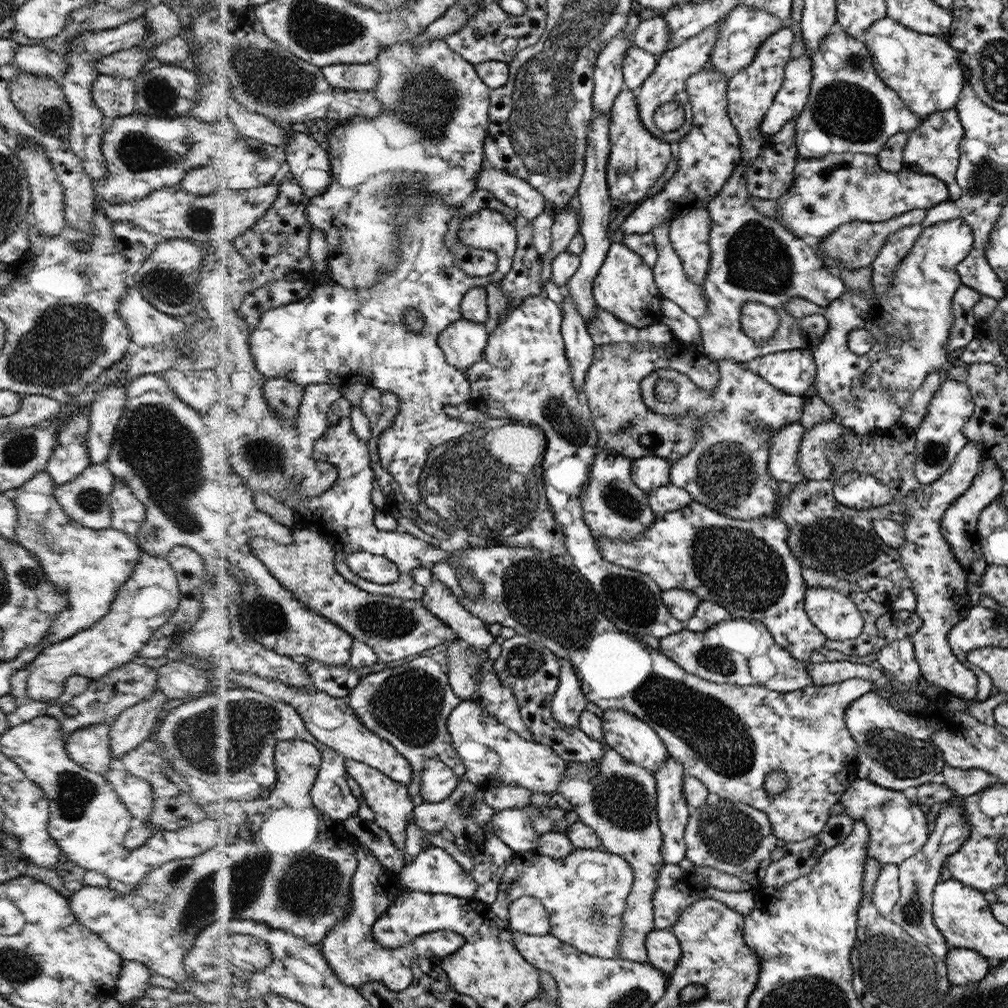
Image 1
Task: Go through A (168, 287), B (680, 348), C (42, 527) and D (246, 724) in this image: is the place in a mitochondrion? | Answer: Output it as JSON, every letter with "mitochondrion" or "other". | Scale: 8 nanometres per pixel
{"A":"mitochondrion","B":"other","C":"mitochondrion","D":"mitochondrion"}

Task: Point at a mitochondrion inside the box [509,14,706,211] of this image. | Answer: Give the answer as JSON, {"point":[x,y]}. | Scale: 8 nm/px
{"point":[627,169]}

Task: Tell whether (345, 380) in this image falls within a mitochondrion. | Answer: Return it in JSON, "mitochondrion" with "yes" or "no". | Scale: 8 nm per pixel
{"mitochondrion":"no"}

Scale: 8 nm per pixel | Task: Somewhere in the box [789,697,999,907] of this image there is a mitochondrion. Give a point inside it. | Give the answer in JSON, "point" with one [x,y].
{"point":[900,753]}

